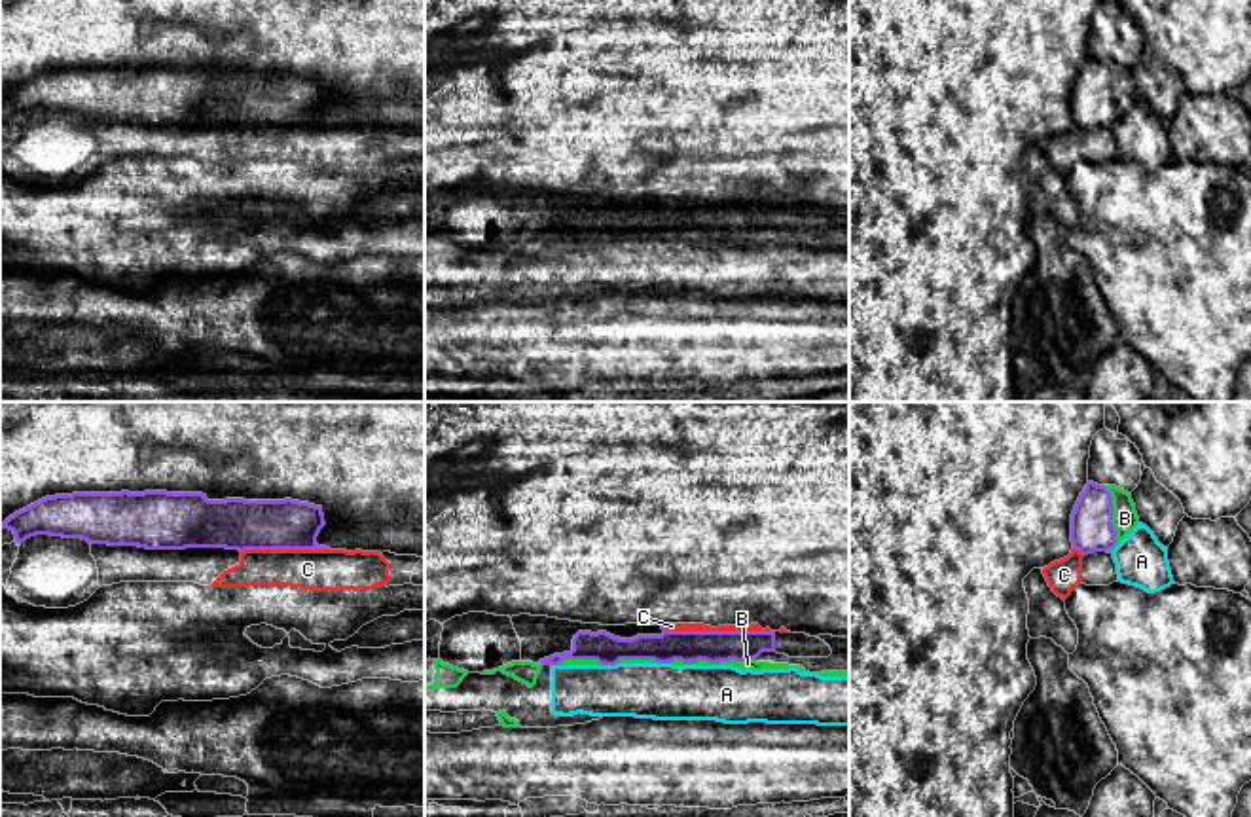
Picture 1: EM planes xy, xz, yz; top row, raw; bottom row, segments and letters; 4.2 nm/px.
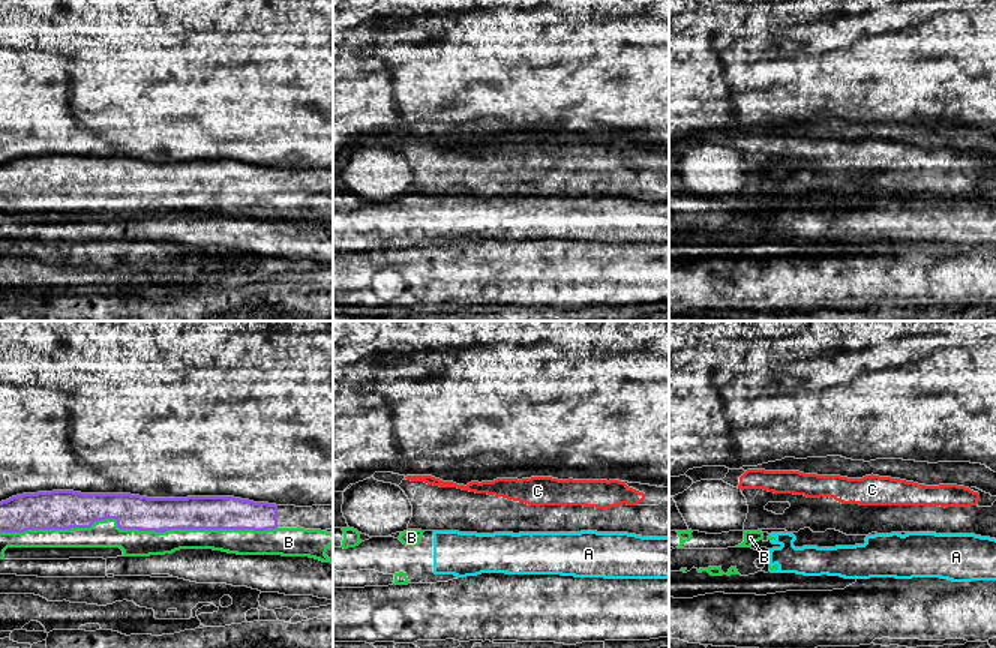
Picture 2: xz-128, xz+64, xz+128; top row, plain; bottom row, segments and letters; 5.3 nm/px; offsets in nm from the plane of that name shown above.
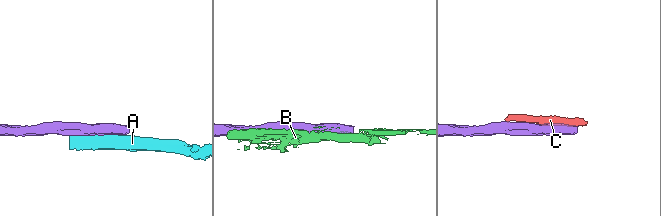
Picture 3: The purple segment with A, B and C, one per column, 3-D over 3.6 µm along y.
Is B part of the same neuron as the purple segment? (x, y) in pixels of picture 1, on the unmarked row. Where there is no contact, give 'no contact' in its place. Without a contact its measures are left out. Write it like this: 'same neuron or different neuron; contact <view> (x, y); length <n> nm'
same neuron; contact xz (713, 237); length 360 nm

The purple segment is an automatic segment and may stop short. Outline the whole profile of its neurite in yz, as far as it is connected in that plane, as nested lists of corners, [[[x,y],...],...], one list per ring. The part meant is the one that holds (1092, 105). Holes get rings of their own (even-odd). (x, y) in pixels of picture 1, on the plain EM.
[[[1088,57],[1071,89],[1071,118],[1082,131],[1113,129],[1137,99],[1132,68]]]

